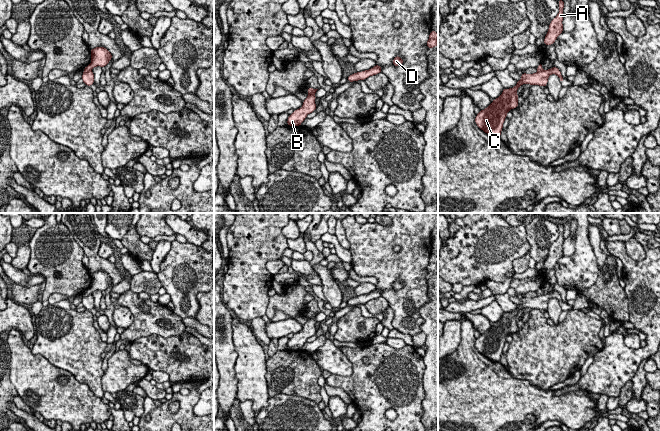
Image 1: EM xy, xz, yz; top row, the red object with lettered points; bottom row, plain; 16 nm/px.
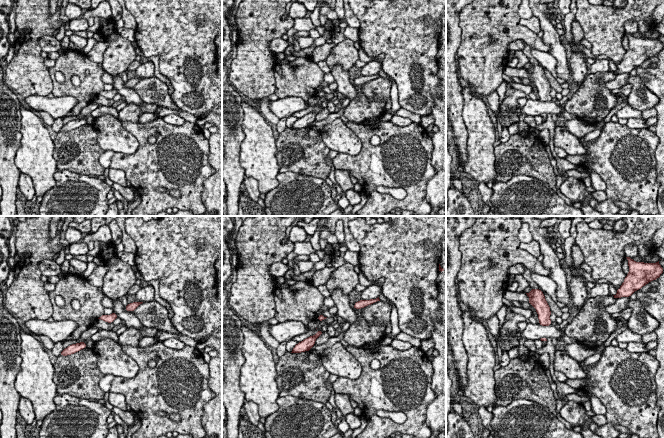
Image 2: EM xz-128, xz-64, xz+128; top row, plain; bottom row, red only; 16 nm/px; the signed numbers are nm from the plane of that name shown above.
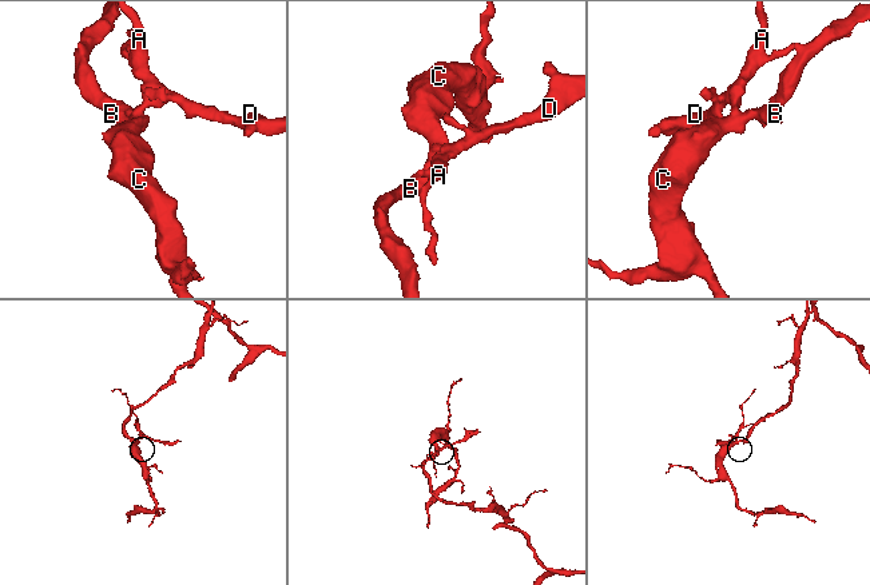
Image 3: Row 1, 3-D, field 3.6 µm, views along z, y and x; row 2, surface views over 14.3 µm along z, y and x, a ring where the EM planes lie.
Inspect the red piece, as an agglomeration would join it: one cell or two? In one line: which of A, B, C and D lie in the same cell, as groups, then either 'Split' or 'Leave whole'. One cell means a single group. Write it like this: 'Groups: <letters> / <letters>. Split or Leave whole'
Groups: A D / B C. Split

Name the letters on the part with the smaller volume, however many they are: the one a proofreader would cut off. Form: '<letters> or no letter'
A, D

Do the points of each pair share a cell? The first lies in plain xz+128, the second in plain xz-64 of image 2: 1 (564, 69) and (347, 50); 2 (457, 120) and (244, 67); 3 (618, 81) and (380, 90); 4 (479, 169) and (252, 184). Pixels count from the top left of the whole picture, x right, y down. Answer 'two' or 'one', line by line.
1: two
2: two
3: one
4: two

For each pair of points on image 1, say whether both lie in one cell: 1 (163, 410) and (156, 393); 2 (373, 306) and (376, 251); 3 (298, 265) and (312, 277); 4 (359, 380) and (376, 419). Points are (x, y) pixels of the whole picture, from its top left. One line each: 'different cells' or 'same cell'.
1: different cells
2: different cells
3: same cell
4: same cell

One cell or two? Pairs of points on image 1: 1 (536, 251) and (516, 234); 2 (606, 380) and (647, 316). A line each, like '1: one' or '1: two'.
1: two
2: one

